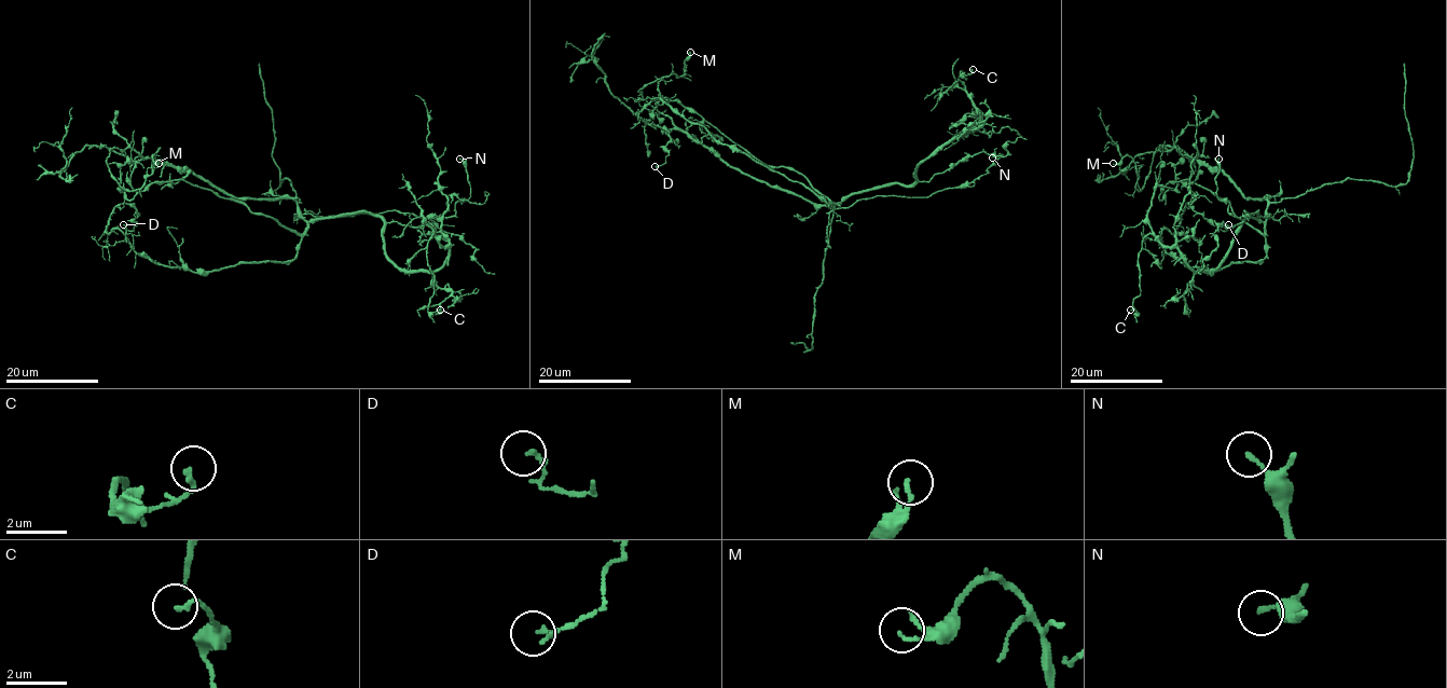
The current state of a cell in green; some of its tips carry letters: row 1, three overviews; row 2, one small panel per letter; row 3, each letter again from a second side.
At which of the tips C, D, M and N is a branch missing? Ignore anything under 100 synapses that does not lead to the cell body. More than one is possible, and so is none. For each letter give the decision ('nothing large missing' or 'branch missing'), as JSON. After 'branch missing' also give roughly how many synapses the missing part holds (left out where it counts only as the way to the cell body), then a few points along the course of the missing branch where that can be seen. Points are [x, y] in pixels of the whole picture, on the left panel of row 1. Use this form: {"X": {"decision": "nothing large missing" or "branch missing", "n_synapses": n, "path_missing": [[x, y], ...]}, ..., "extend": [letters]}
{"C": {"decision": "nothing large missing"}, "D": {"decision": "nothing large missing"}, "M": {"decision": "nothing large missing"}, "N": {"decision": "nothing large missing"}, "extend": []}

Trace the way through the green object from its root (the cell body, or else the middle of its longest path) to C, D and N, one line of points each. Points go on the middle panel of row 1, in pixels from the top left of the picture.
C: (837, 204), (893, 183), (911, 186), (924, 161), (970, 132), (980, 117), (959, 78), (973, 69)
D: (837, 204), (828, 205), (799, 182), (719, 143), (660, 99), (637, 114), (670, 136), (665, 162), (655, 166)
N: (837, 204), (836, 208), (846, 208), (878, 195), (919, 197), (965, 188), (1003, 155), (992, 157)

